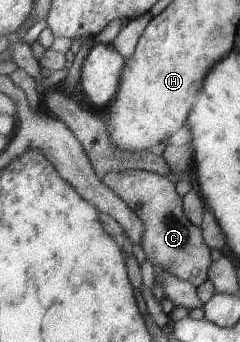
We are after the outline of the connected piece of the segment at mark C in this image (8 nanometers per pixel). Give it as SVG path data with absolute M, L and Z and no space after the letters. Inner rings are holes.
M145 170L109 172L101 180L142 221L144 232L139 244L145 259L180 280L188 281L194 288L200 286L207 279L206 273L212 262L210 249L204 244L201 228L186 218L182 199L175 192L175 182Z

